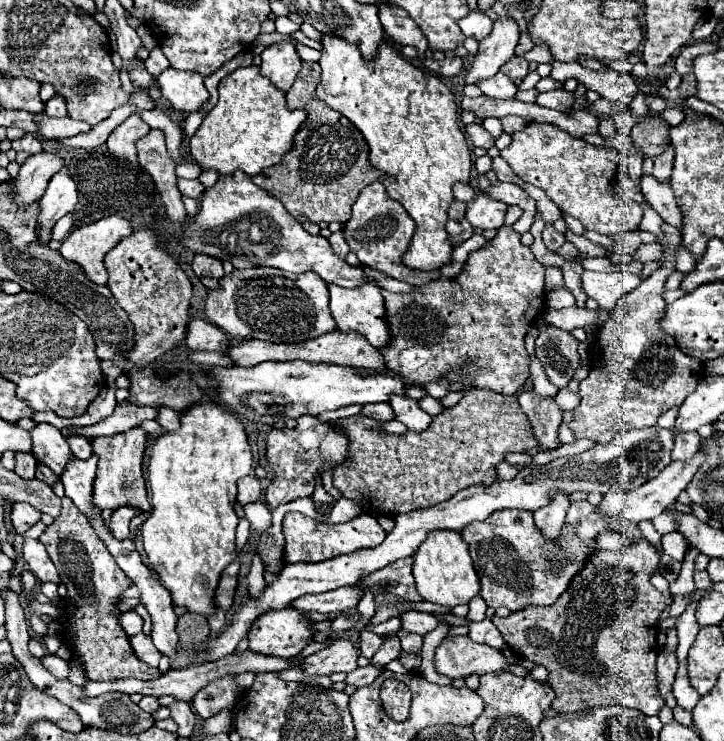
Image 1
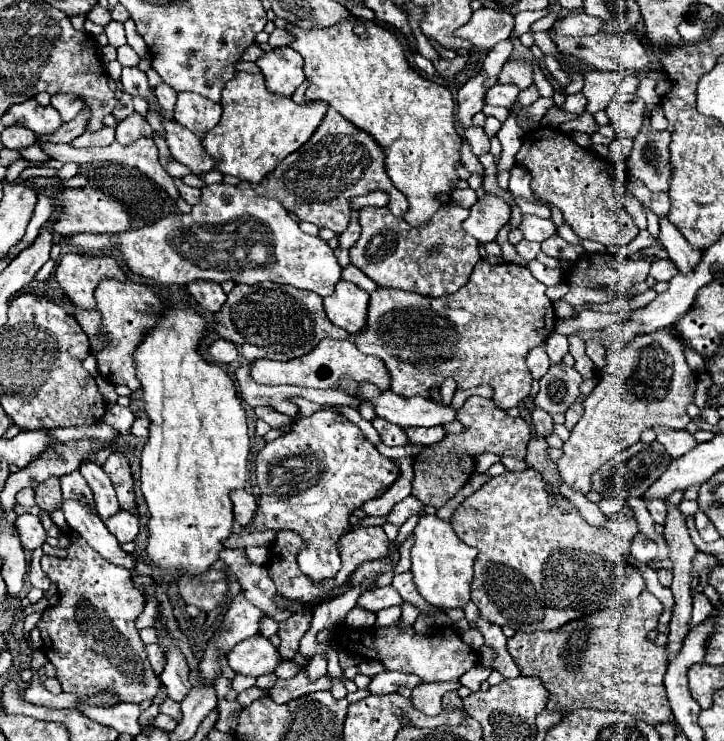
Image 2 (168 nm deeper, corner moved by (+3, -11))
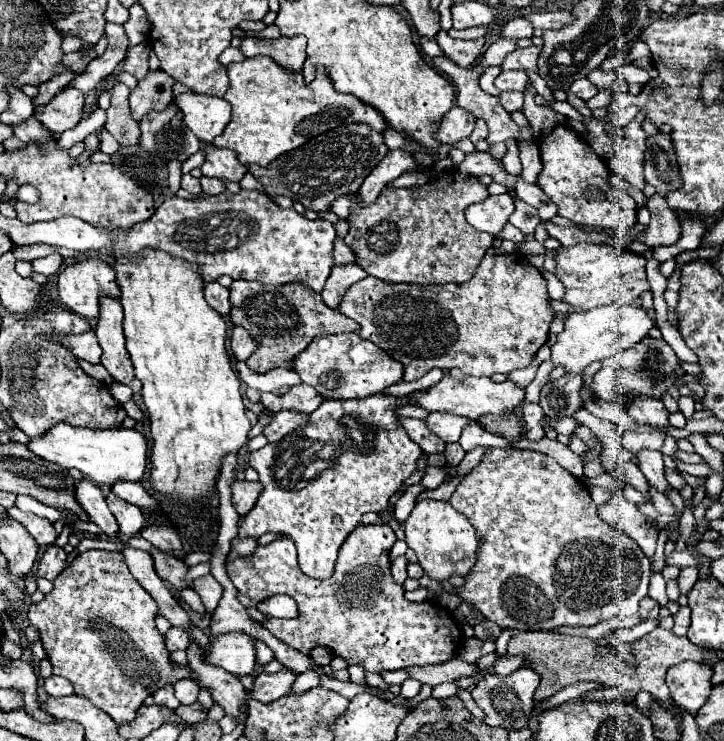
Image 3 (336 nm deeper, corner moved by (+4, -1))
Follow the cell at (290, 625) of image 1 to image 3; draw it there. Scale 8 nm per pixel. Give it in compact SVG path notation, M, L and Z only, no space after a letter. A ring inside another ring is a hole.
M225 633L211 637L207 661L233 675L249 675L255 669L255 639L245 633Z

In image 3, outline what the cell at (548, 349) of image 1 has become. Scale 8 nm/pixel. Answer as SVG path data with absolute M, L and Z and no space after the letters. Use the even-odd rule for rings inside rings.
M563 375L555 381L547 381L541 389L539 405L549 417L571 417L573 411L581 409L583 401L579 397L579 389L583 385L581 375Z

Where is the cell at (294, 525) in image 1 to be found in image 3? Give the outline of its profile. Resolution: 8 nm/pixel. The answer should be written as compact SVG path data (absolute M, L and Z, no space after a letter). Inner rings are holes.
M385 523L359 525L345 539L333 577L317 581L299 569L293 539L281 535L273 543L257 547L251 561L235 559L229 563L227 575L239 593L255 601L265 601L277 593L285 593L297 601L299 615L295 619L267 617L265 627L279 641L301 653L309 653L315 645L321 645L347 659L349 665L361 663L371 673L405 669L409 665L437 665L459 657L463 633L451 615L437 608L433 601L407 601L403 587L393 581L389 551L395 541L393 529Z

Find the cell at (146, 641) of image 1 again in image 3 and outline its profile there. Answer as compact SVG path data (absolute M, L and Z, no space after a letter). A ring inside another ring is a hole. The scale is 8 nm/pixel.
M171 627L165 635L165 647L169 653L179 651L179 649L187 649L189 645L189 637L185 637L185 631L179 627Z

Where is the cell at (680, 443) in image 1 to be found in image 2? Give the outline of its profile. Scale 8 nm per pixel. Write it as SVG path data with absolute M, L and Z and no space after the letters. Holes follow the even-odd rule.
M652 427L652 429L656 433L656 441L660 441L674 459L682 457L686 451L696 447L694 435L684 429L682 431L670 431L670 427Z

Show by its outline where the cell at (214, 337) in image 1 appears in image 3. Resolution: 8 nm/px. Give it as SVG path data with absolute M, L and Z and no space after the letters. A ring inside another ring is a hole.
M243 327L233 329L233 339L231 339L231 351L239 361L245 361L255 349L255 341L251 339L251 333Z

